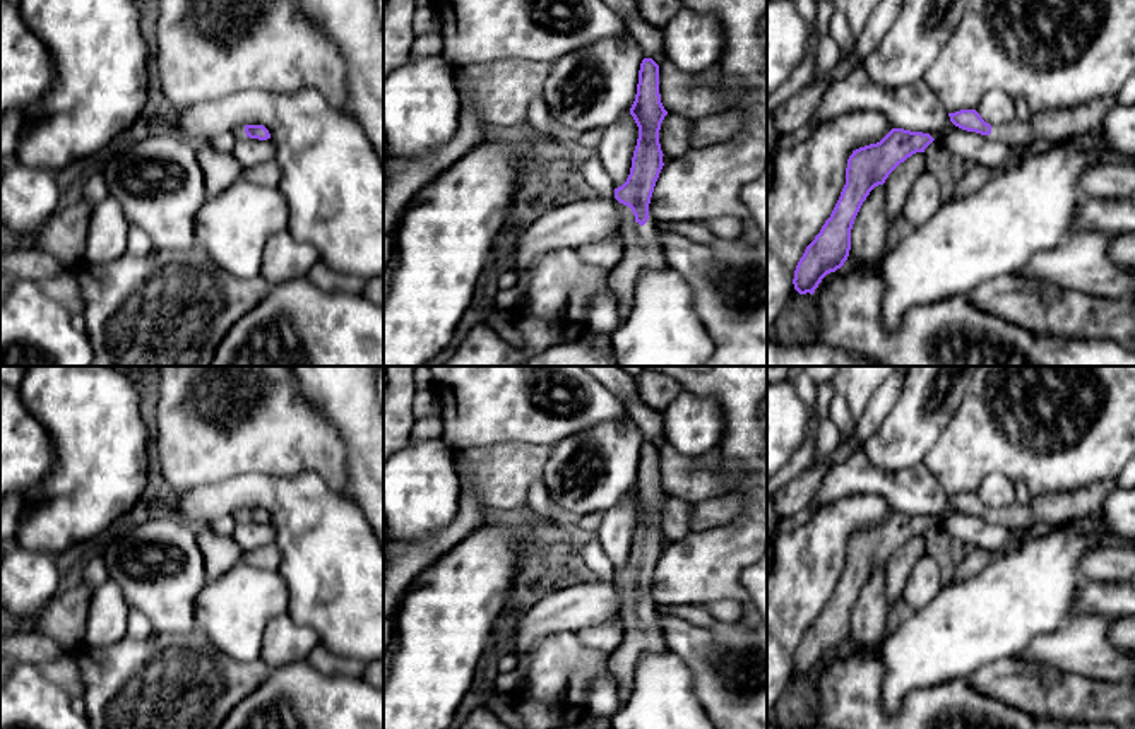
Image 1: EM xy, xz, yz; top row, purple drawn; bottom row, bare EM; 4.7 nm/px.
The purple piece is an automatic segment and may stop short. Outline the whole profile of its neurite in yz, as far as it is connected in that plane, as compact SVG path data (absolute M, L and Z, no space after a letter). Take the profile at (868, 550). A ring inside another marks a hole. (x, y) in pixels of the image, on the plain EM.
M892 512L880 525L853 534L841 580L796 649L793 667L799 678L813 678L827 657L844 649L854 602L870 575L883 568L907 541L924 536L933 524L930 517Z

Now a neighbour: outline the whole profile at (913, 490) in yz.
M854 448L846 460L832 464L811 505L822 508L851 495L880 495L894 512L930 517L947 542L959 539L967 548L988 549L993 554L1019 544L1015 529L955 510L923 464L883 472L868 460L865 448Z

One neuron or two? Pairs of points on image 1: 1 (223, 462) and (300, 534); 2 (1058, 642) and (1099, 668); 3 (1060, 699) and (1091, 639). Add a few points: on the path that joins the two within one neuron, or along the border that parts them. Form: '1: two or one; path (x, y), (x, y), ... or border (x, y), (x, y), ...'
1: two; border (278, 476), (235, 474), (197, 486)
2: one; path (1069, 647), (1079, 647), (1089, 657)
3: two; border (1034, 663), (1045, 663), (1113, 683)

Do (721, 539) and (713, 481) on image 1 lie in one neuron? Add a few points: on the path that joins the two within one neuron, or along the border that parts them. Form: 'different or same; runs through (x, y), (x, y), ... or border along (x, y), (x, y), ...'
different; border along (747, 500), (728, 522), (690, 531), (682, 538)

